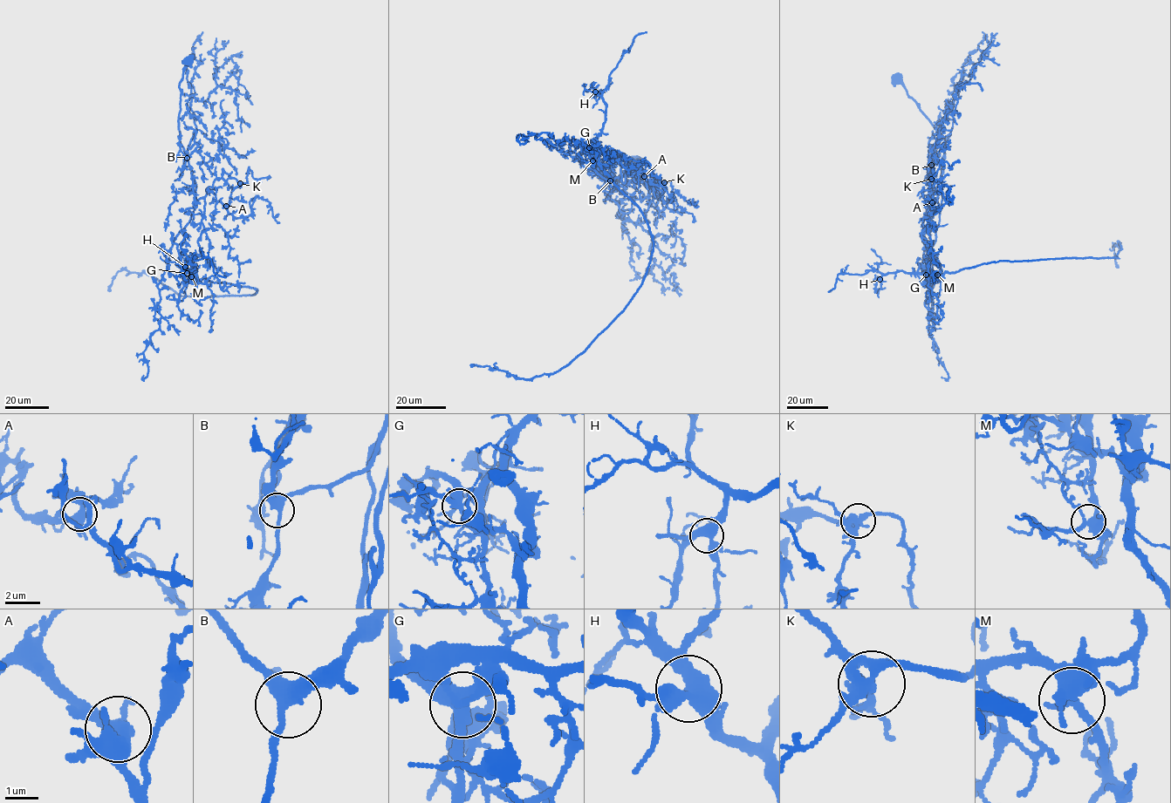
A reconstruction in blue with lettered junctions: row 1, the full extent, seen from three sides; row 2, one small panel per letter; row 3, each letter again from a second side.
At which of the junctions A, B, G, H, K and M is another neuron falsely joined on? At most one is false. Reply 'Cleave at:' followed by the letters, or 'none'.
Cleave at: G

